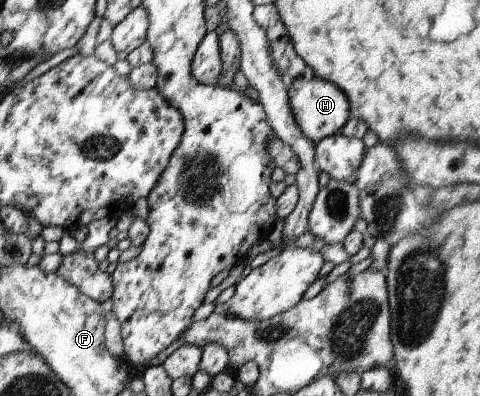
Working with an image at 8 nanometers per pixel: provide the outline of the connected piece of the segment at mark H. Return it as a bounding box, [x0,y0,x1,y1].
[288,74,352,145]

